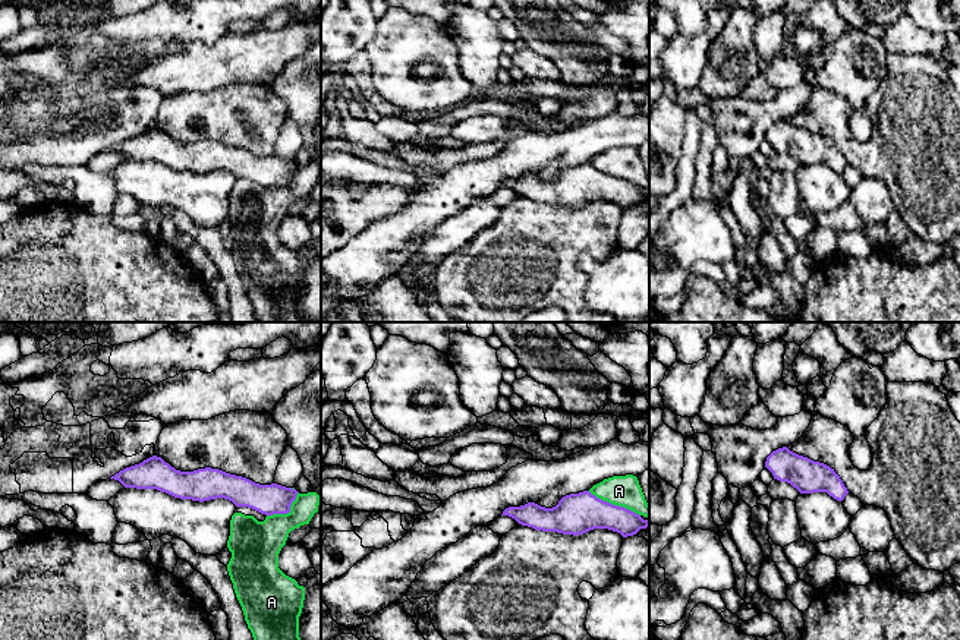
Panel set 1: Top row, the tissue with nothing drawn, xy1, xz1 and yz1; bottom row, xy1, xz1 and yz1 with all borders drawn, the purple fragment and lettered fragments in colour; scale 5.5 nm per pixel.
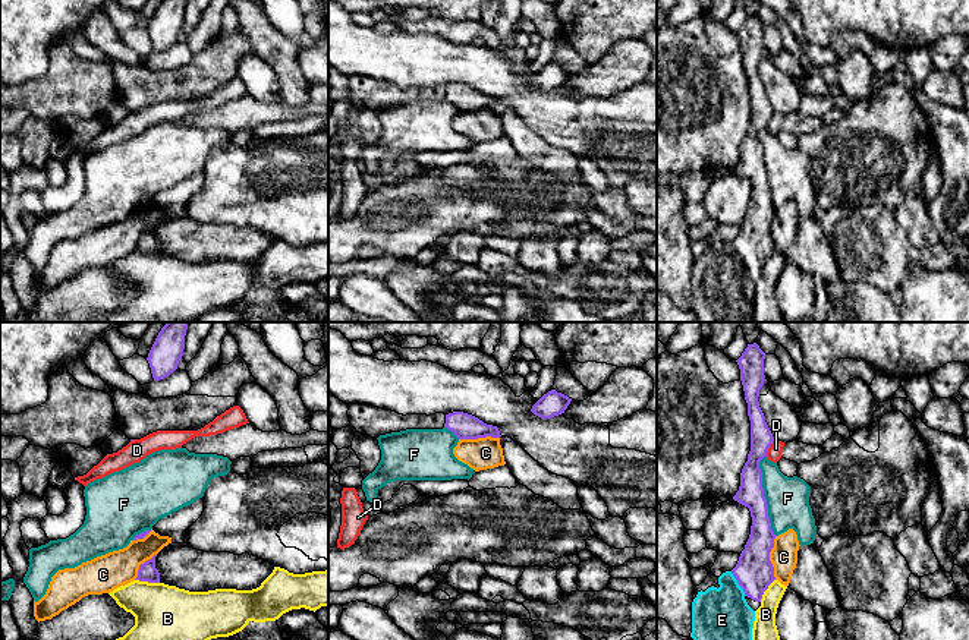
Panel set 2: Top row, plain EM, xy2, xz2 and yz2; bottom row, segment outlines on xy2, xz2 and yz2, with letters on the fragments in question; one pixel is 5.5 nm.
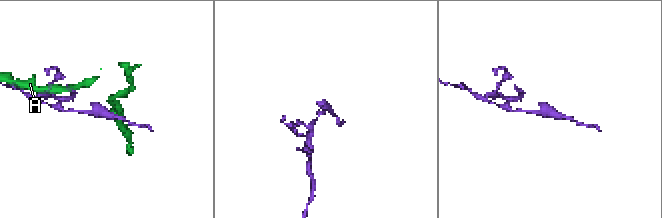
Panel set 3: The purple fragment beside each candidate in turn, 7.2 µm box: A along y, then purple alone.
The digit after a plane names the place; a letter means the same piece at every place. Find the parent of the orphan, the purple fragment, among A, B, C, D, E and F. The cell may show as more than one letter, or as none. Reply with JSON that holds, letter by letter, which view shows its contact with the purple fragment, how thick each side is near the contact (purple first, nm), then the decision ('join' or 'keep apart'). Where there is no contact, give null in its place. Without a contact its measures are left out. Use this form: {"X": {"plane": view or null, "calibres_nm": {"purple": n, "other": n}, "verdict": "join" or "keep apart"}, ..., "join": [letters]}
{"A": {"plane": "xz1", "calibres_nm": {"purple": 220, "other": 180}, "verdict": "keep apart"}, "B": {"plane": "xy2", "calibres_nm": {"purple": 100, "other": 300}, "verdict": "keep apart"}, "C": {"plane": "yz2", "calibres_nm": {"purple": 220, "other": 150}, "verdict": "keep apart"}, "D": {"plane": "yz2", "calibres_nm": {"purple": 130, "other": 80}, "verdict": "keep apart"}, "E": {"plane": "yz2", "calibres_nm": {"purple": 220, "other": 280}, "verdict": "join"}, "F": {"plane": "yz2", "calibres_nm": {"purple": 140, "other": 240}, "verdict": "keep apart"}, "join": ["E"]}

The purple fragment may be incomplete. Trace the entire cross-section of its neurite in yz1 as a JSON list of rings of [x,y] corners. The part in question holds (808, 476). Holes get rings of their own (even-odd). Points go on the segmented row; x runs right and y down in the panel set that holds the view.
[[[787,447],[772,451],[765,467],[774,479],[787,482],[800,494],[827,492],[837,501],[849,494],[840,476],[830,466],[790,451]]]

